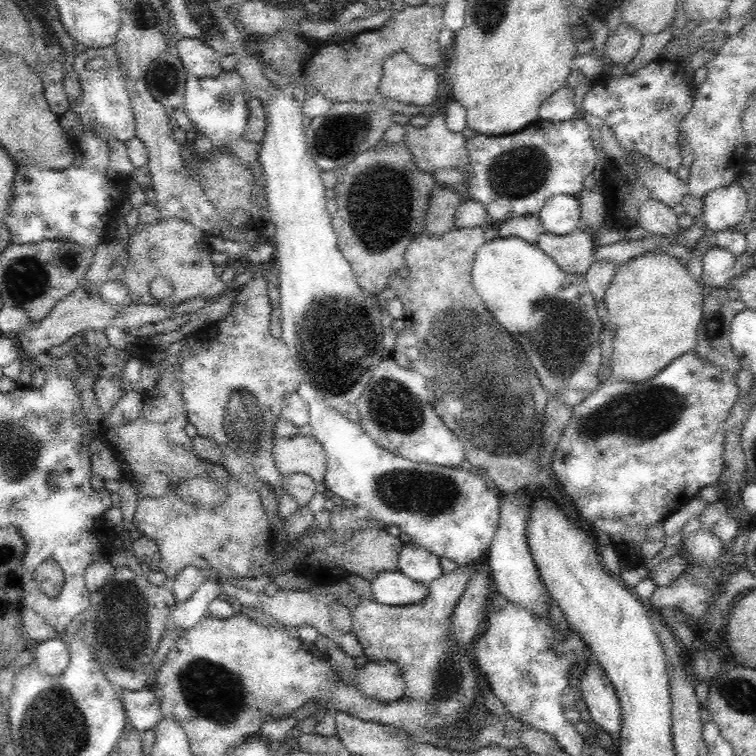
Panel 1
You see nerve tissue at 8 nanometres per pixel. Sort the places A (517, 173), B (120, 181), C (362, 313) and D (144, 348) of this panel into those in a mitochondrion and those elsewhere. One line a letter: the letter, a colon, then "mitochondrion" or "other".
A: mitochondrion
B: other
C: other
D: other

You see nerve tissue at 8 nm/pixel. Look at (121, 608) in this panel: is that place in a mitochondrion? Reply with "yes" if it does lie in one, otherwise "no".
yes

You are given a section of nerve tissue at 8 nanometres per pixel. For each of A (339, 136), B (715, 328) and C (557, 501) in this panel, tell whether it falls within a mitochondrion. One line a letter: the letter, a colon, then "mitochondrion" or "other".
A: mitochondrion
B: mitochondrion
C: other

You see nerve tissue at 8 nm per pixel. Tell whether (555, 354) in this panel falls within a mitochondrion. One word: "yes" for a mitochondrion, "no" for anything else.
yes

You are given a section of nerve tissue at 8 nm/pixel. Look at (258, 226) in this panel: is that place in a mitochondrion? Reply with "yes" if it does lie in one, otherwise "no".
no

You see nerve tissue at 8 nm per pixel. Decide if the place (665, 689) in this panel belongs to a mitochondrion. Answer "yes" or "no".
no

